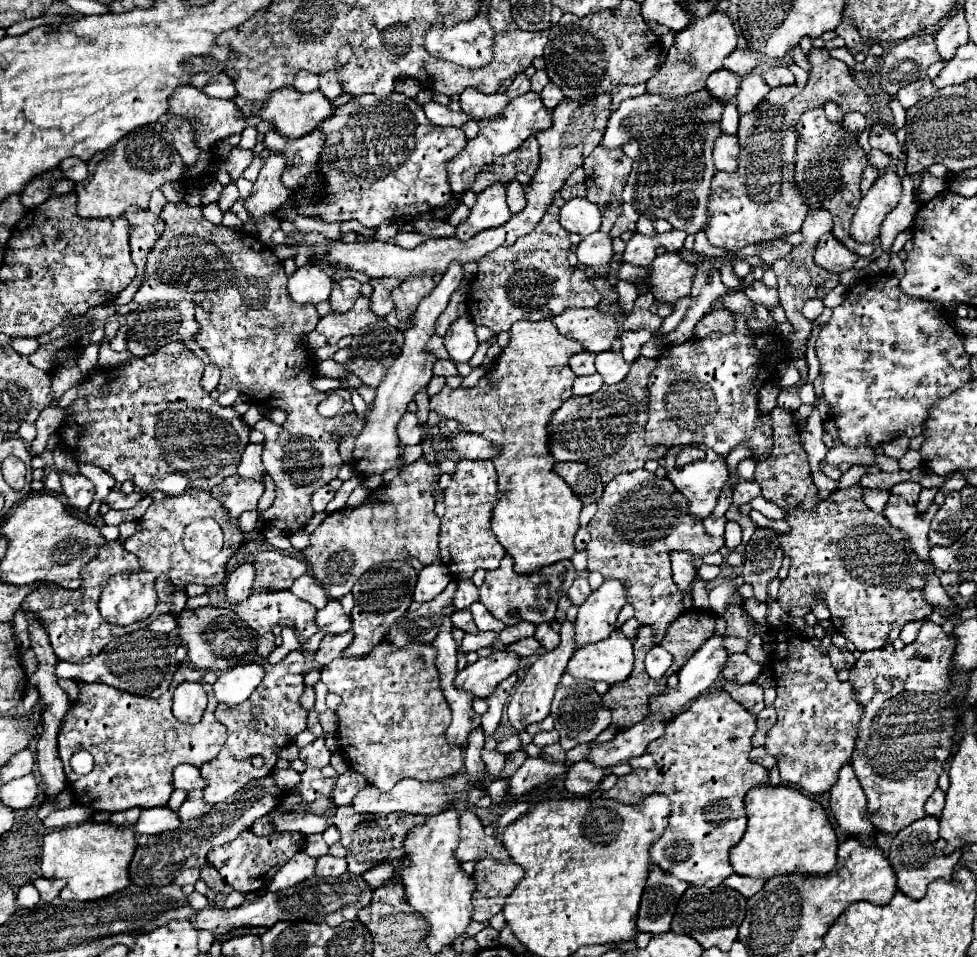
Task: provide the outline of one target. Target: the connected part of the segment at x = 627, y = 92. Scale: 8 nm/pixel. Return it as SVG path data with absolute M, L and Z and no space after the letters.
M618 85L614 91L612 91L612 97L616 101L622 101L622 99L628 99L628 97L636 97L636 95L642 95L646 91L646 85Z

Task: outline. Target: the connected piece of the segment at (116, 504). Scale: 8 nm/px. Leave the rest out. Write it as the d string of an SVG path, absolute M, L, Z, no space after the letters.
M114 489L108 497L104 497L104 501L102 503L106 503L106 505L110 505L110 509L132 509L138 501L142 499L142 495L140 493L122 493L120 489Z

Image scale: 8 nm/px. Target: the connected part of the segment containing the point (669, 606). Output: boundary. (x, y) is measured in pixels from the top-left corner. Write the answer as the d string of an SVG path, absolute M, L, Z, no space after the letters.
M646 469L620 473L606 485L604 495L596 503L598 511L588 525L588 531L592 535L592 541L586 547L588 571L598 571L604 575L604 579L618 579L626 583L626 601L634 607L636 619L640 625L654 627L654 645L658 645L664 639L668 625L676 621L680 613L684 613L682 593L672 579L670 553L686 551L686 553L704 557L708 553L716 553L724 545L724 537L708 535L702 525L702 519L692 515L680 515L680 521L684 523L676 525L676 535L674 535L674 505L686 505L686 503L688 499L674 489L668 477L660 479L654 473L648 473Z

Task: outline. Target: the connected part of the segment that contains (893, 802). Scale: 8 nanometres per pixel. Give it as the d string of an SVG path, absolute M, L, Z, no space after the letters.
M928 621L922 625L914 643L894 653L884 649L864 651L850 669L850 683L856 691L856 697L864 705L852 767L868 797L870 821L882 833L896 835L900 829L926 815L924 803L938 787L938 777L942 775L944 763L950 755L954 729L960 723L960 709L952 705L952 697L948 693L948 673L952 673L952 645L956 645L956 641L952 641L952 633L946 633L940 625Z

